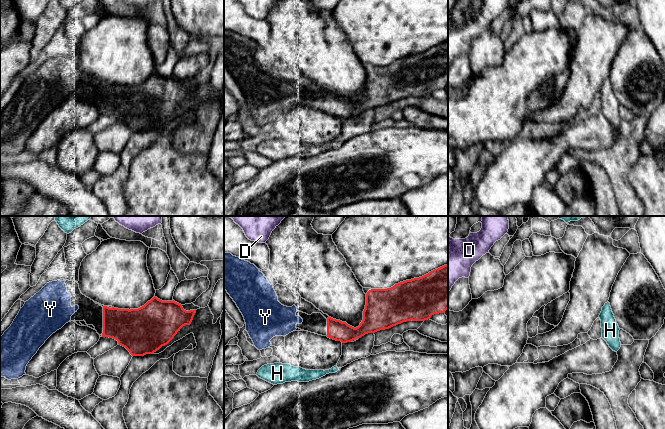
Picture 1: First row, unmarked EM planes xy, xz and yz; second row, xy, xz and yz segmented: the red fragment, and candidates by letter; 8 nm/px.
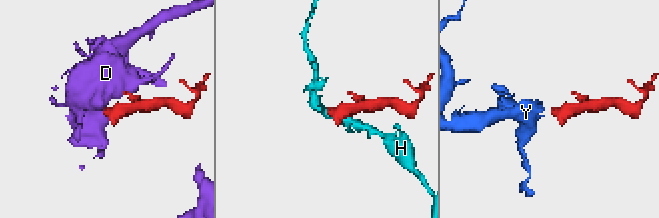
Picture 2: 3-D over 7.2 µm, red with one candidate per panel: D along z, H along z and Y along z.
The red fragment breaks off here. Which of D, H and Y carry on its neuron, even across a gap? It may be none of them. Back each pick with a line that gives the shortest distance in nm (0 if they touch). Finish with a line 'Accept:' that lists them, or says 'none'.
Y: gap 200 nm
Accept: Y

